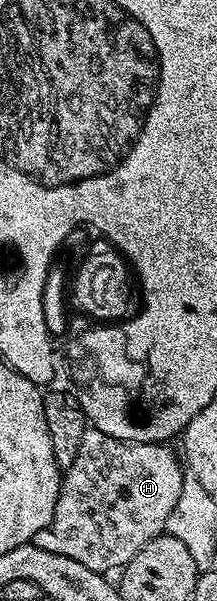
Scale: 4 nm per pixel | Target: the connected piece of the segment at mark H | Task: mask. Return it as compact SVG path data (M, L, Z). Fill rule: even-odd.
M89 425L79 443L78 456L63 471L53 520L37 534L35 542L39 549L71 557L71 561L79 561L79 565L87 565L87 569L92 571L110 573L124 568L131 557L147 545L147 541L165 531L167 517L171 517L181 496L187 475L182 460L178 456L177 460L169 447L172 446L165 443L136 443L133 439L111 437L98 427Z

